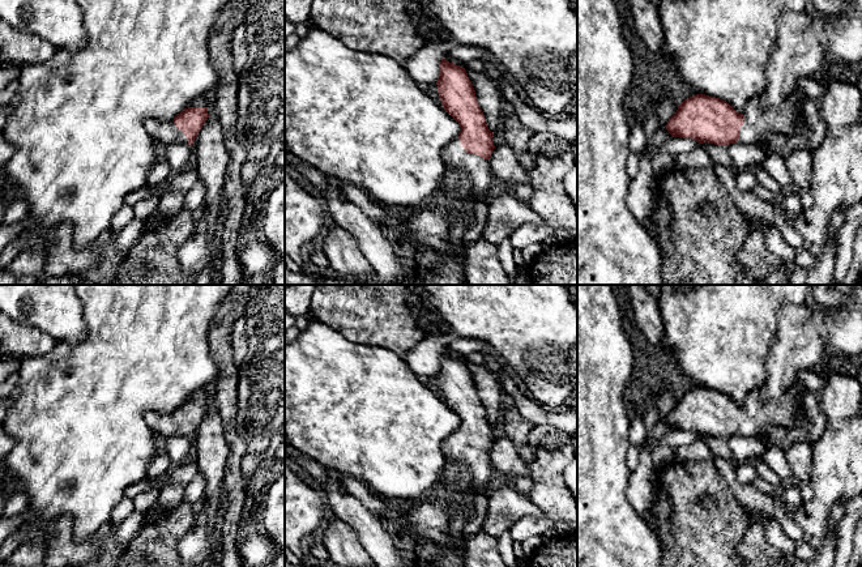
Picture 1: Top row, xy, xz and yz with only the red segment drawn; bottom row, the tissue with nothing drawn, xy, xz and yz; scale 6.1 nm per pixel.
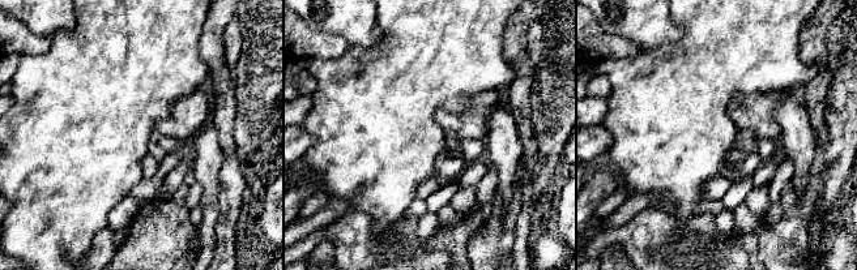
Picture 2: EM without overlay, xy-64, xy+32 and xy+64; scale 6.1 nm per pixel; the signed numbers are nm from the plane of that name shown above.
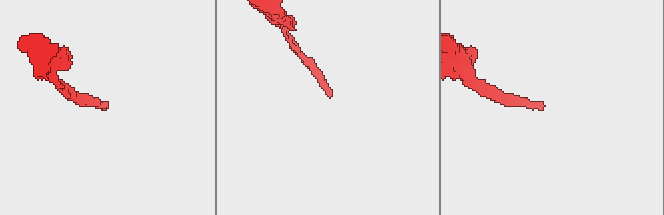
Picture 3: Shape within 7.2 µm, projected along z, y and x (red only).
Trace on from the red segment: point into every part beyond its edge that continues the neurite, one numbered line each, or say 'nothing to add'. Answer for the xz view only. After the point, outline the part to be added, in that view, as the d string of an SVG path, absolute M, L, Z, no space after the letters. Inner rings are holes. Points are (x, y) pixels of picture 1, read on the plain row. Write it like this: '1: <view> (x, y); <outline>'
1: xz (453, 448); M455 431L449 438L443 440L441 452L445 462L460 462L469 470L471 474L471 486L465 493L465 503L462 506L462 511L449 519L448 537L453 541L453 543L449 546L438 546L438 557L431 564L428 564L428 567L464 567L464 542L466 537L464 533L465 521L473 515L474 496L492 487L495 485L495 478L488 452L483 452L479 448L466 446L458 431Z

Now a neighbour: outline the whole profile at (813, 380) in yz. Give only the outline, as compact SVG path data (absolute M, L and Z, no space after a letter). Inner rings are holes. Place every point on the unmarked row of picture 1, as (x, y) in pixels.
M815 370L798 371L797 381L802 383L806 389L810 389L815 393L819 393L825 384L823 375L816 372Z

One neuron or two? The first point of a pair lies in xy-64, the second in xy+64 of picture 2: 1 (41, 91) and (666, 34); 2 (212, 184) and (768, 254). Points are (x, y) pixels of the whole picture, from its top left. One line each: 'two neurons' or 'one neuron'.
1: two neurons
2: two neurons

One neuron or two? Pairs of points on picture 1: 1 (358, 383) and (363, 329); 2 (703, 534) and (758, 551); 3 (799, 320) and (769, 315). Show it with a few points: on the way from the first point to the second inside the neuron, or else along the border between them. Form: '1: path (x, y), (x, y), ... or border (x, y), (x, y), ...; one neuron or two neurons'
1: border (335, 329), (351, 341), (382, 346), (392, 352); two neurons
2: border (747, 531), (737, 548), (737, 553); two neurons
3: border (780, 318), (771, 348); two neurons

